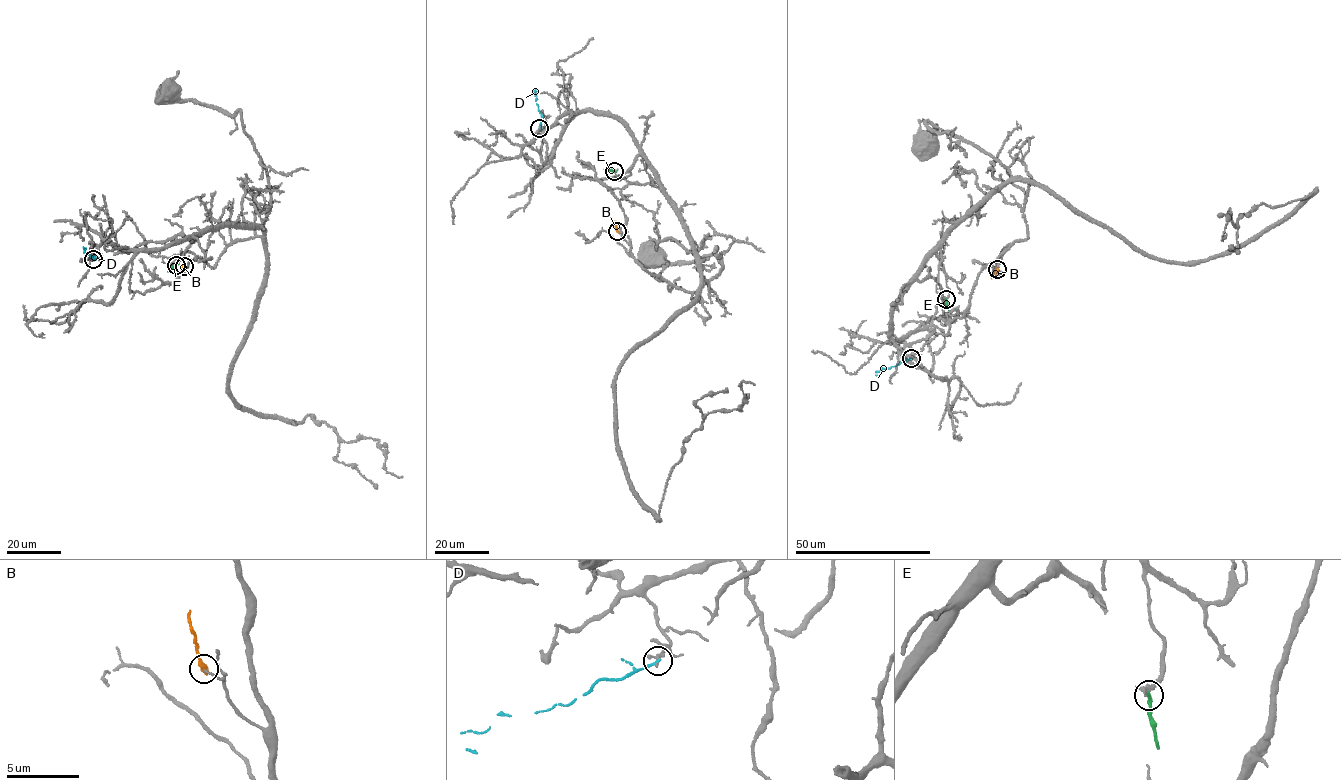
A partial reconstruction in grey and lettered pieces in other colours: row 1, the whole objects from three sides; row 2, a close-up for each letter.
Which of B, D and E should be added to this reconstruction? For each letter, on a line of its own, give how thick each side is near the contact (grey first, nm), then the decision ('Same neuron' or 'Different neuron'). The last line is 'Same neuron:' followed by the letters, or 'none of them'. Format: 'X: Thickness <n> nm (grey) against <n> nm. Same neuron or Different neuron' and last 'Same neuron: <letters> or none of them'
B: Thickness 120 nm (grey) against 400 nm. Different neuron
D: Thickness 280 nm (grey) against 180 nm. Different neuron
E: Thickness 440 nm (grey) against 240 nm. Different neuron
Same neuron: none of them

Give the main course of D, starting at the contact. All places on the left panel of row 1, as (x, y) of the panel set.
D: (93, 259), (83, 247), (85, 253)

